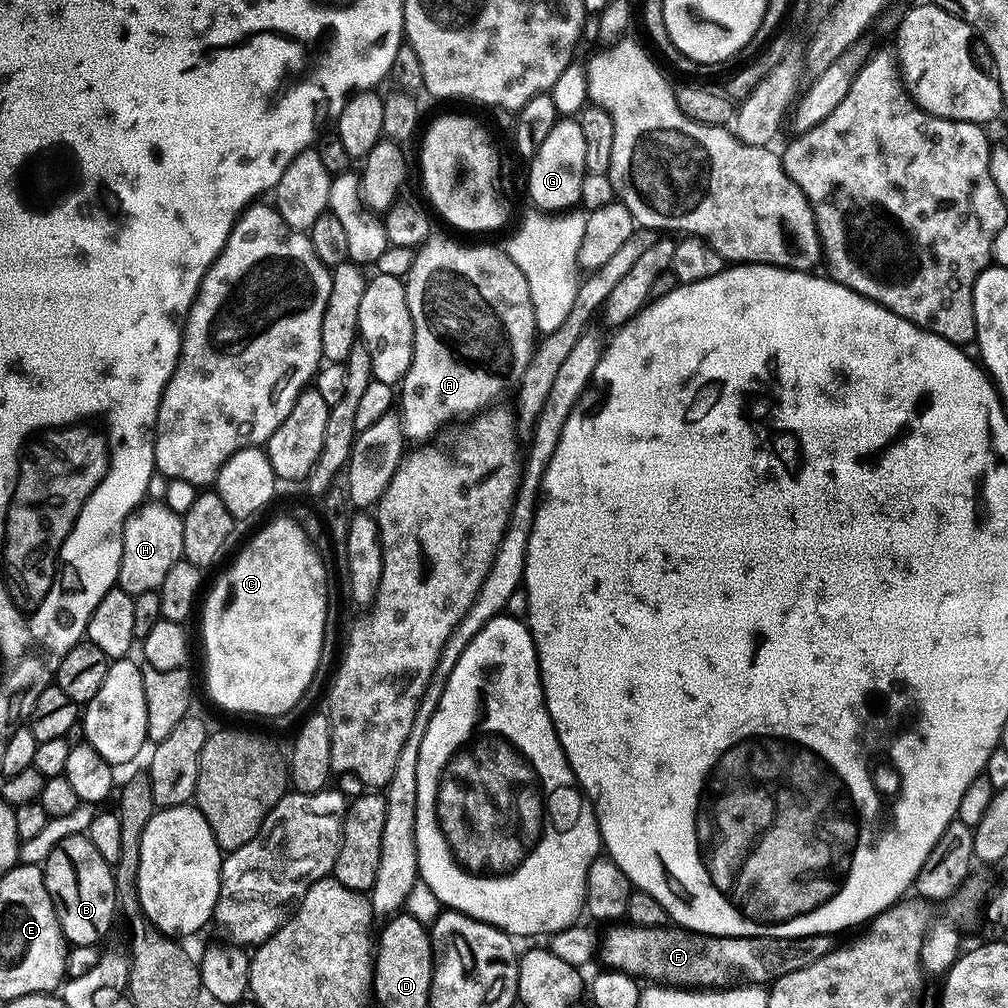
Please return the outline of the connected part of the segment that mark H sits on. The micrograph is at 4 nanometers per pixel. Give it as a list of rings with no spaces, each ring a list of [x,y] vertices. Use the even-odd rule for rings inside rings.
[[[145,502],[124,520],[122,530],[122,562],[118,570],[118,587],[133,598],[143,592],[155,592],[162,586],[162,578],[180,561],[184,517],[170,510],[162,502]]]

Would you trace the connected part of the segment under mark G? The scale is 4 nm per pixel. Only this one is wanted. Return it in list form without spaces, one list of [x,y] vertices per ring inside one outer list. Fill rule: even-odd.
[[[557,119],[554,130],[538,146],[536,155],[531,157],[528,168],[528,196],[536,203],[537,209],[548,214],[559,214],[572,210],[580,204],[582,182],[588,172],[586,166],[586,137],[582,134],[579,119]]]

